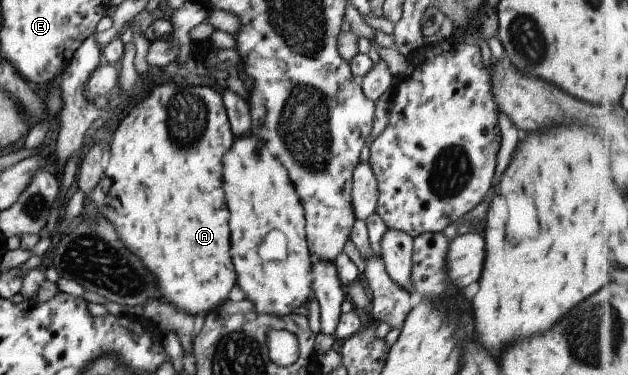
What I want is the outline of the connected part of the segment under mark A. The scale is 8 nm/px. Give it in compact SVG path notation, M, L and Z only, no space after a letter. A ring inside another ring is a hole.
M177 77L172 82L157 85L138 105L133 107L131 111L120 121L116 131L112 135L110 143L110 161L104 170L101 180L90 193L90 199L95 207L100 209L102 215L106 215L106 219L110 219L110 223L114 223L114 229L118 231L118 239L122 239L122 243L126 245L128 251L132 251L134 255L138 255L144 263L144 267L156 277L156 285L158 291L162 295L162 299L166 299L170 305L174 305L176 309L182 309L190 315L200 315L200 313L210 313L214 311L218 305L222 305L232 287L236 285L236 273L230 261L230 231L228 231L228 211L224 211L224 189L222 189L222 159L234 139L231 123L228 123L227 111L222 105L223 95L216 91L214 86L210 85L188 85L188 81L182 81Z

